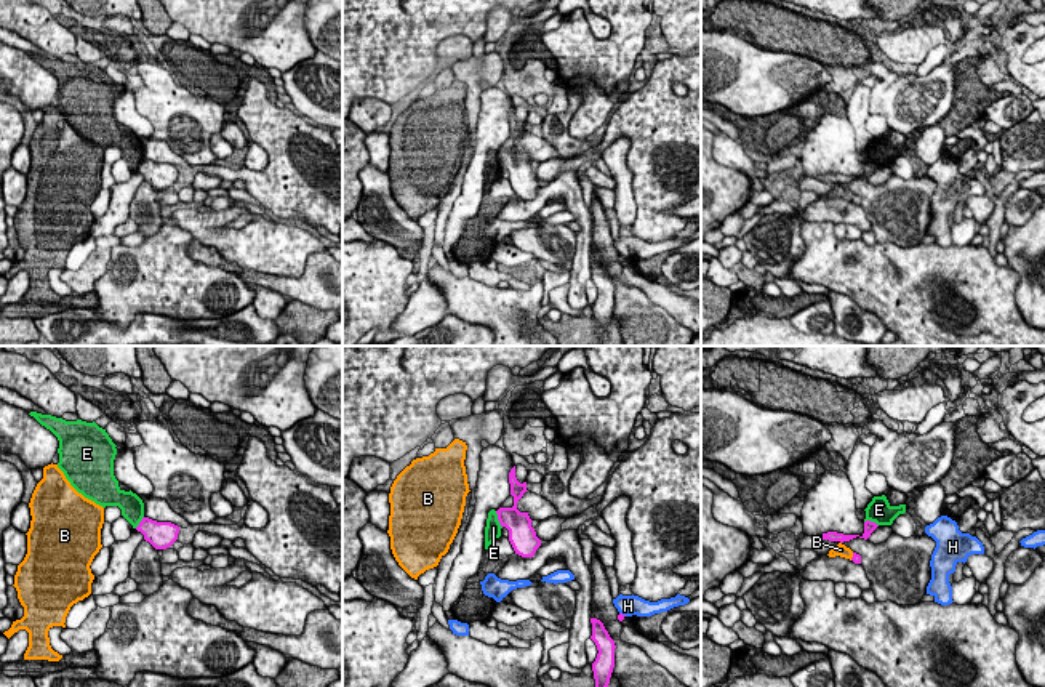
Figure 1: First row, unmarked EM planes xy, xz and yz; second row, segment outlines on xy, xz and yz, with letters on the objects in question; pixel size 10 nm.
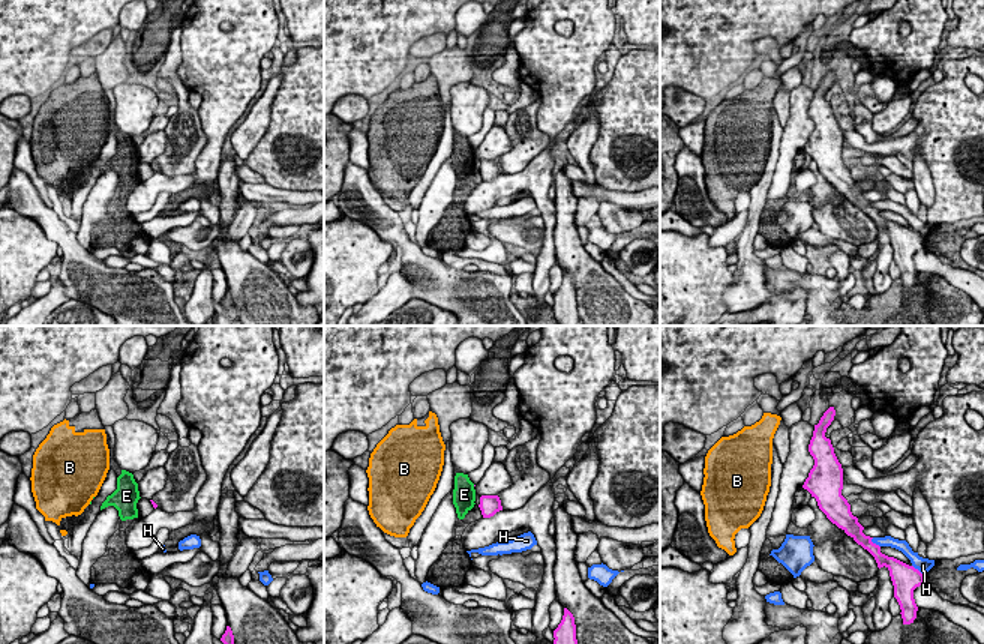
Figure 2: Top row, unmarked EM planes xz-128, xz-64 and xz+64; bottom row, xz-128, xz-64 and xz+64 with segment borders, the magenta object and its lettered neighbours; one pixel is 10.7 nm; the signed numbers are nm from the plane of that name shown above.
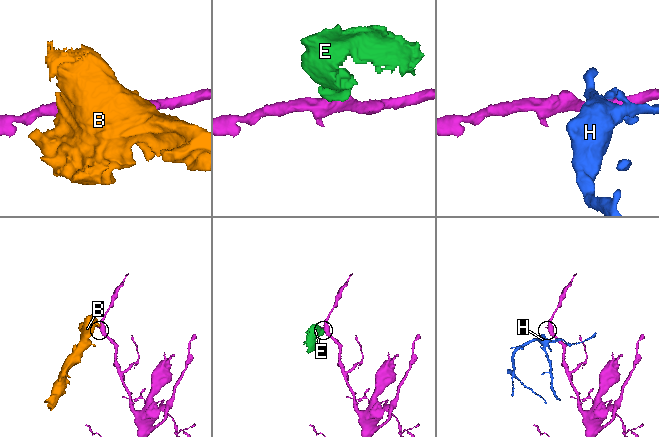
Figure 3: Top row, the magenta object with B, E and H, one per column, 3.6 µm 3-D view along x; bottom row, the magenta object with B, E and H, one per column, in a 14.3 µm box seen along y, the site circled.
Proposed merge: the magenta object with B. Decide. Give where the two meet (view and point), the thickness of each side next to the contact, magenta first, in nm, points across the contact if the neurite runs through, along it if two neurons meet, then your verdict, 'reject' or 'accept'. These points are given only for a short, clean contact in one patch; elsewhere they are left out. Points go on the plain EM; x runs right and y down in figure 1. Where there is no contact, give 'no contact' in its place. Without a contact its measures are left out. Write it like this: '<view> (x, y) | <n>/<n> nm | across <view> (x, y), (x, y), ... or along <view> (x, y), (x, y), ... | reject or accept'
yz (853, 197) | 90/130 nm | along yz (853, 194), (850, 200) | reject

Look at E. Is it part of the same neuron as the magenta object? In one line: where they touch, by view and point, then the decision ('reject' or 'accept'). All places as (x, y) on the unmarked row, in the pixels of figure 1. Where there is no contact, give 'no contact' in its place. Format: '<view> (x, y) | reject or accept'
xz (498, 160) | reject

